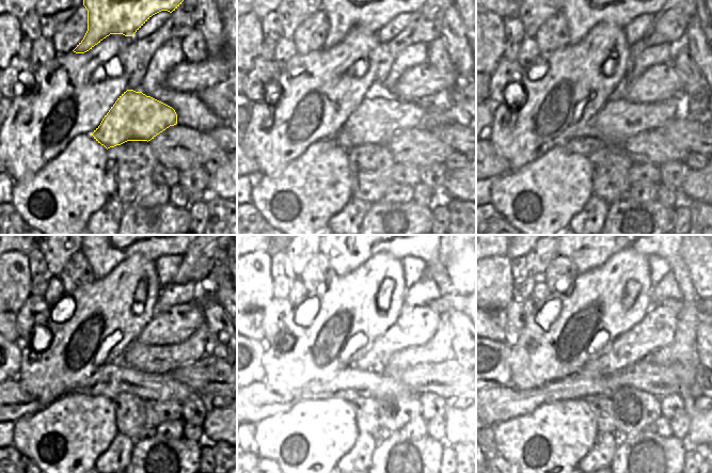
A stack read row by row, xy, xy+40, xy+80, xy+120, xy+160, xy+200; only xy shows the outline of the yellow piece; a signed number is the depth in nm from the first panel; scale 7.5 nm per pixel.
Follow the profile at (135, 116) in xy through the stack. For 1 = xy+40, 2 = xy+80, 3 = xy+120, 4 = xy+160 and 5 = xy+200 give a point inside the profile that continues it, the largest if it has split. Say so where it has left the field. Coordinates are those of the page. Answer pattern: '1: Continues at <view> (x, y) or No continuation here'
1: Continues at xy+40 (377, 120)
2: Continues at xy+80 (618, 120)
3: Continues at xy+120 (147, 359)
4: Continues at xy+160 (439, 348)
5: Continues at xy+200 (586, 256)

